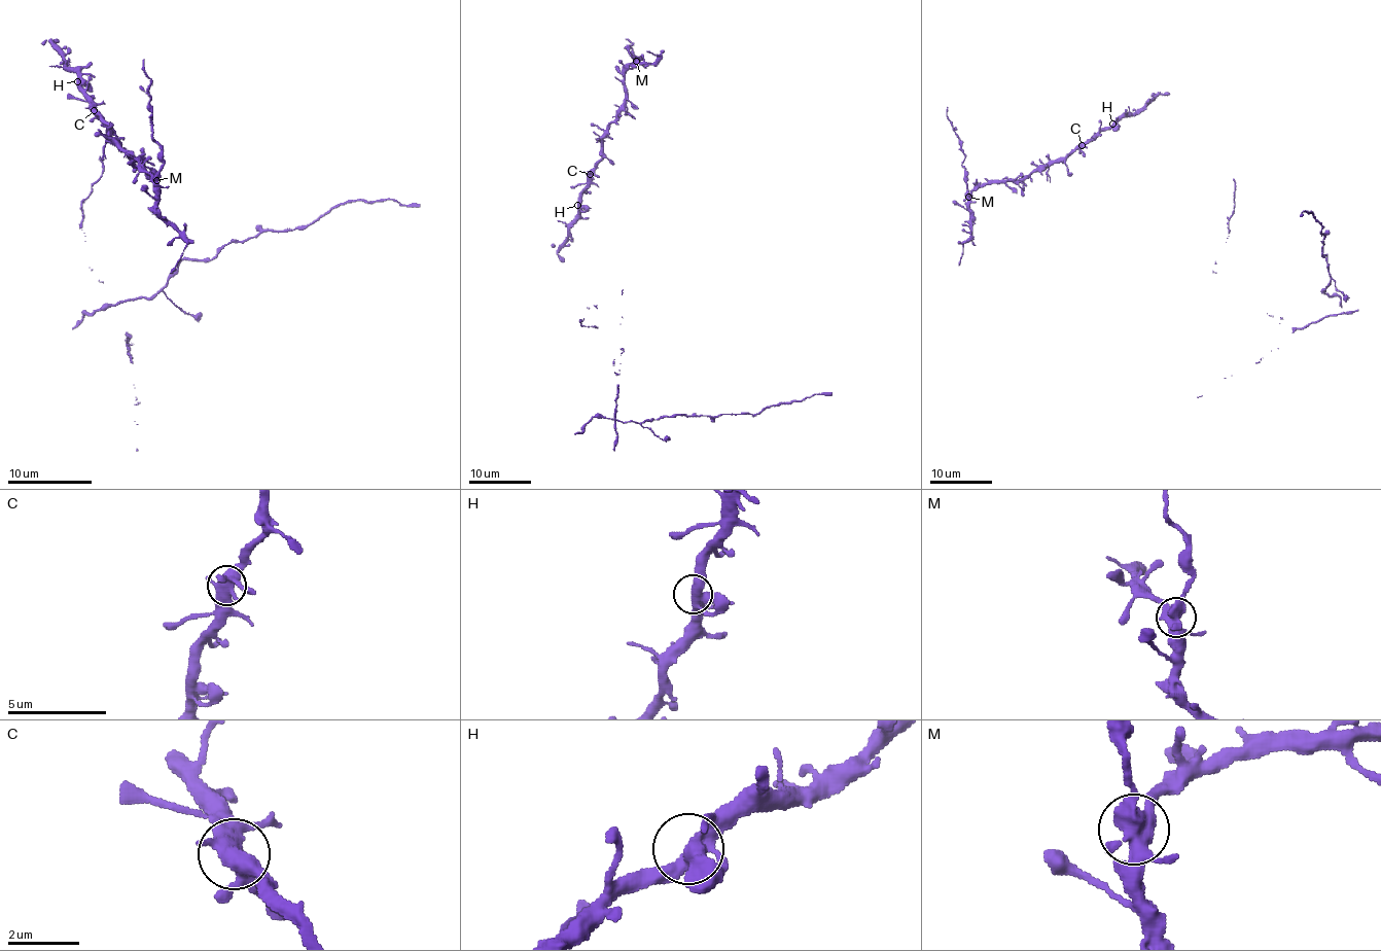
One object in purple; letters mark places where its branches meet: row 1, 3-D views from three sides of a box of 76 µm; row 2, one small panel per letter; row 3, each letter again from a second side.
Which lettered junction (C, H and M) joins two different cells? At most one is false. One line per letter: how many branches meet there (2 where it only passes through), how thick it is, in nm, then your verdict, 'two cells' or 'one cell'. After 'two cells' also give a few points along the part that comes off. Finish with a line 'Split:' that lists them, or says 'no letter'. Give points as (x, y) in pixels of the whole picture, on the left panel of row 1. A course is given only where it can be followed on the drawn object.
C: 4 branches meet; 440 nm thick; one cell
H: 4 branches meet; 400 nm thick; one cell
M: 4 branches meet; 480 nm thick; two cells; foreign part runs (156, 179), (161, 146), (152, 138), (150, 79), (144, 71), (144, 58)
Split: M

